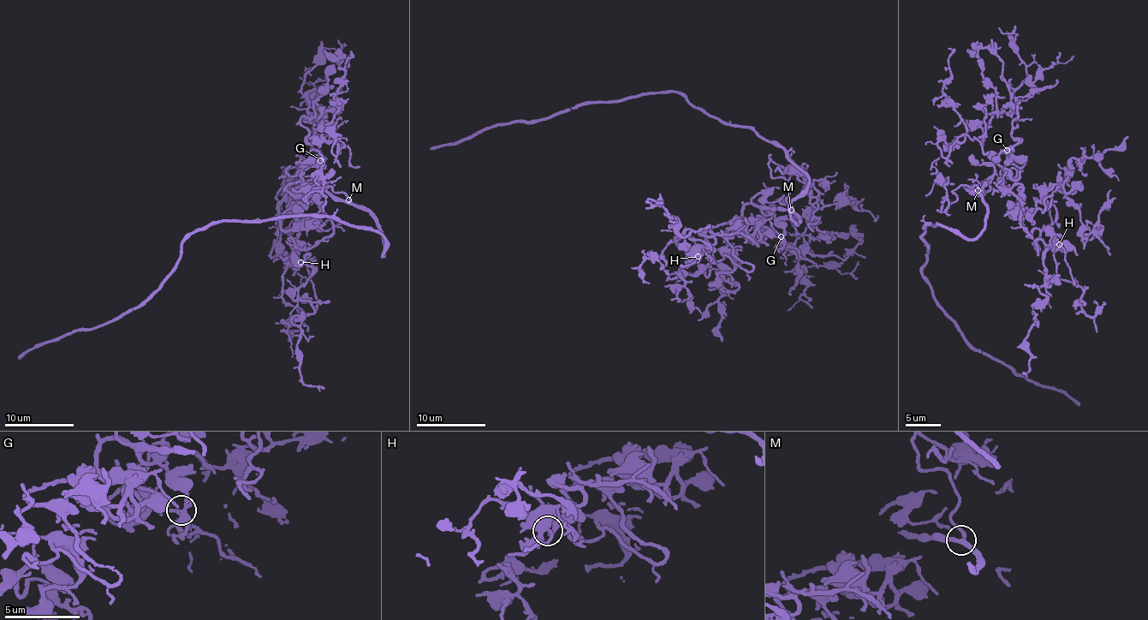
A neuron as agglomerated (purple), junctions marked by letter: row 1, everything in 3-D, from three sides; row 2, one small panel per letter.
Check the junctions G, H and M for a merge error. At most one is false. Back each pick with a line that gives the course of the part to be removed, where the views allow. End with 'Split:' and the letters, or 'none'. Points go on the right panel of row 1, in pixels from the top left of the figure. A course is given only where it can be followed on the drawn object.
Split: none

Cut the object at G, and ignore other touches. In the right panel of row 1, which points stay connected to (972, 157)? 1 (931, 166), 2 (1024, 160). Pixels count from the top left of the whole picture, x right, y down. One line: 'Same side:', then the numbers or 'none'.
Same side: 1, 2

